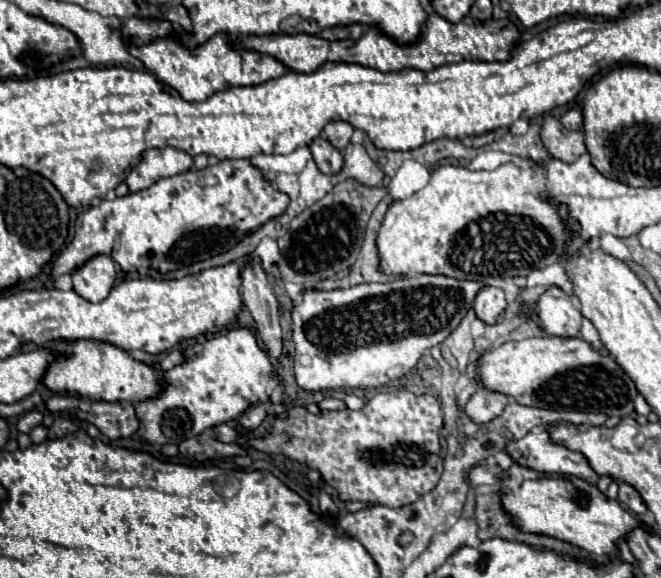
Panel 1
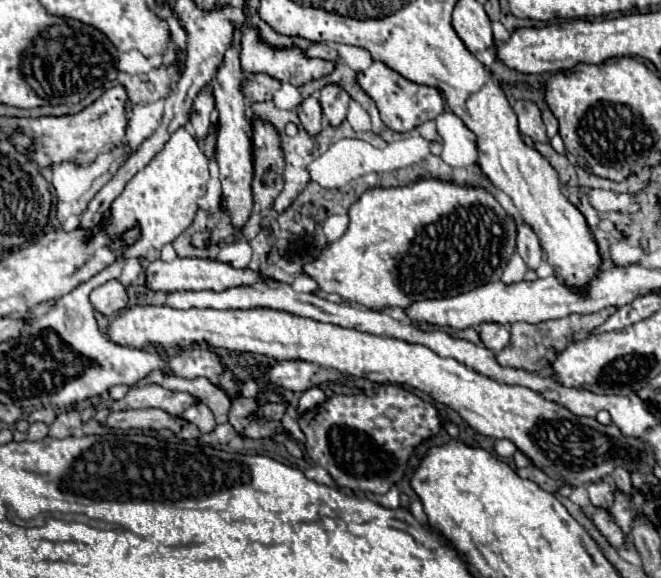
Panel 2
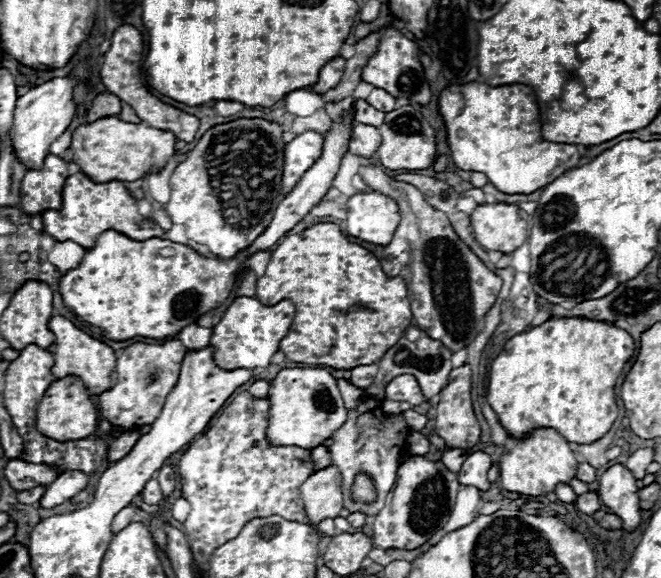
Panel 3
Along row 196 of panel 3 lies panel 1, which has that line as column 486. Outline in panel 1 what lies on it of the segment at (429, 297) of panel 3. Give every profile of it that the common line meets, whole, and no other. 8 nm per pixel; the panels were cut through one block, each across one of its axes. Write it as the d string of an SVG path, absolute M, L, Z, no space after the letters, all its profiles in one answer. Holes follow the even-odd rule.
M478 388L476 394L472 394L468 404L464 406L464 414L472 422L486 424L486 422L498 418L506 404L508 404L508 396L496 394L496 392L488 392L486 388Z

